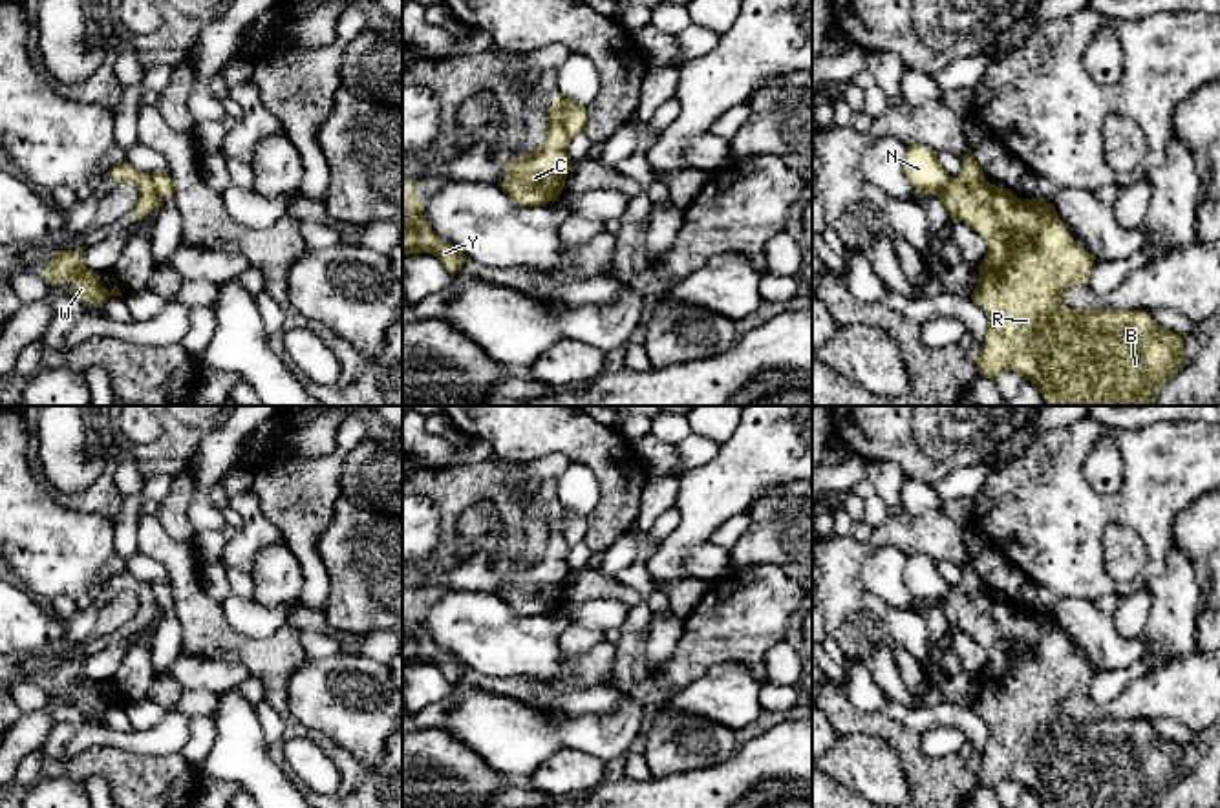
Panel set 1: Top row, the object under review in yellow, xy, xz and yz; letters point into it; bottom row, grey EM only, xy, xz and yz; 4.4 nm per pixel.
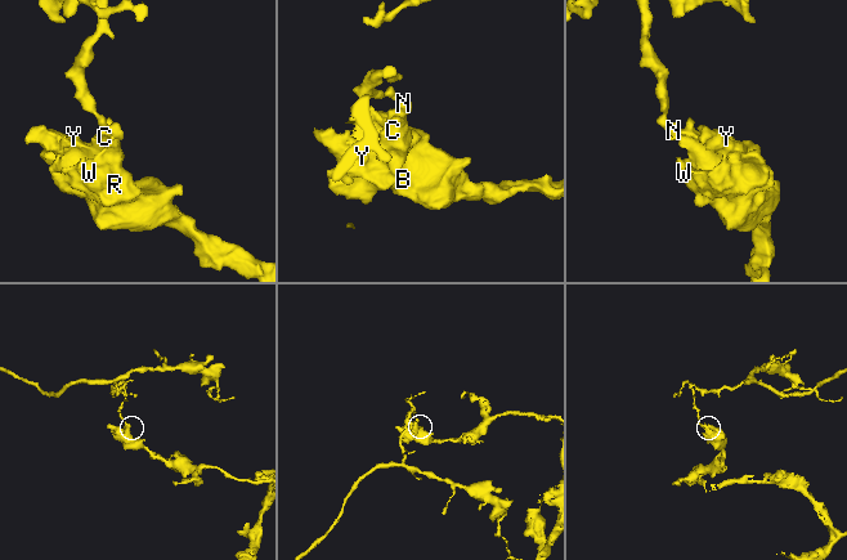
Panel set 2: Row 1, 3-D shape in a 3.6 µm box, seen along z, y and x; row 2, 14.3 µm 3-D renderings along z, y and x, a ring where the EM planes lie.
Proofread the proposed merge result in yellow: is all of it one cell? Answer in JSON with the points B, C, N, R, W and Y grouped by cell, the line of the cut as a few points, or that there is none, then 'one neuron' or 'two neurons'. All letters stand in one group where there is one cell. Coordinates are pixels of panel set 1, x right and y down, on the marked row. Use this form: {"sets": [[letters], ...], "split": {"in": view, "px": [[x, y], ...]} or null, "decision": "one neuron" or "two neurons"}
{"sets": [["B", "C", "R", "W", "Y"], ["N"]], "split": {"in": "yz", "px": [[952, 178], [942, 189], [917, 189]]}, "decision": "two neurons"}

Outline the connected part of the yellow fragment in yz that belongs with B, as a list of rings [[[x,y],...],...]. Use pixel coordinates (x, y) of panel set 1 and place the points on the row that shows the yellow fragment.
[[[971,150],[962,155],[962,172],[951,177],[944,190],[918,190],[935,194],[949,218],[975,229],[988,245],[980,261],[979,282],[971,300],[988,316],[988,333],[980,347],[977,371],[995,380],[1002,371],[1013,371],[1039,386],[1050,406],[1149,406],[1160,388],[1182,367],[1183,336],[1163,329],[1147,311],[1129,309],[1070,309],[1061,296],[1072,285],[1088,285],[1094,254],[1081,249],[1070,236],[1052,203],[1043,199],[1019,199],[1013,190],[986,181],[982,166]]]

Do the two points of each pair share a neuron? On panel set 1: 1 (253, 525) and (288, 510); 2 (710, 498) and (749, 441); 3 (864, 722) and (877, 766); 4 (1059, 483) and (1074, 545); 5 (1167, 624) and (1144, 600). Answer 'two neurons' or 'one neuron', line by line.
1: two neurons
2: one neuron
3: two neurons
4: one neuron
5: two neurons

